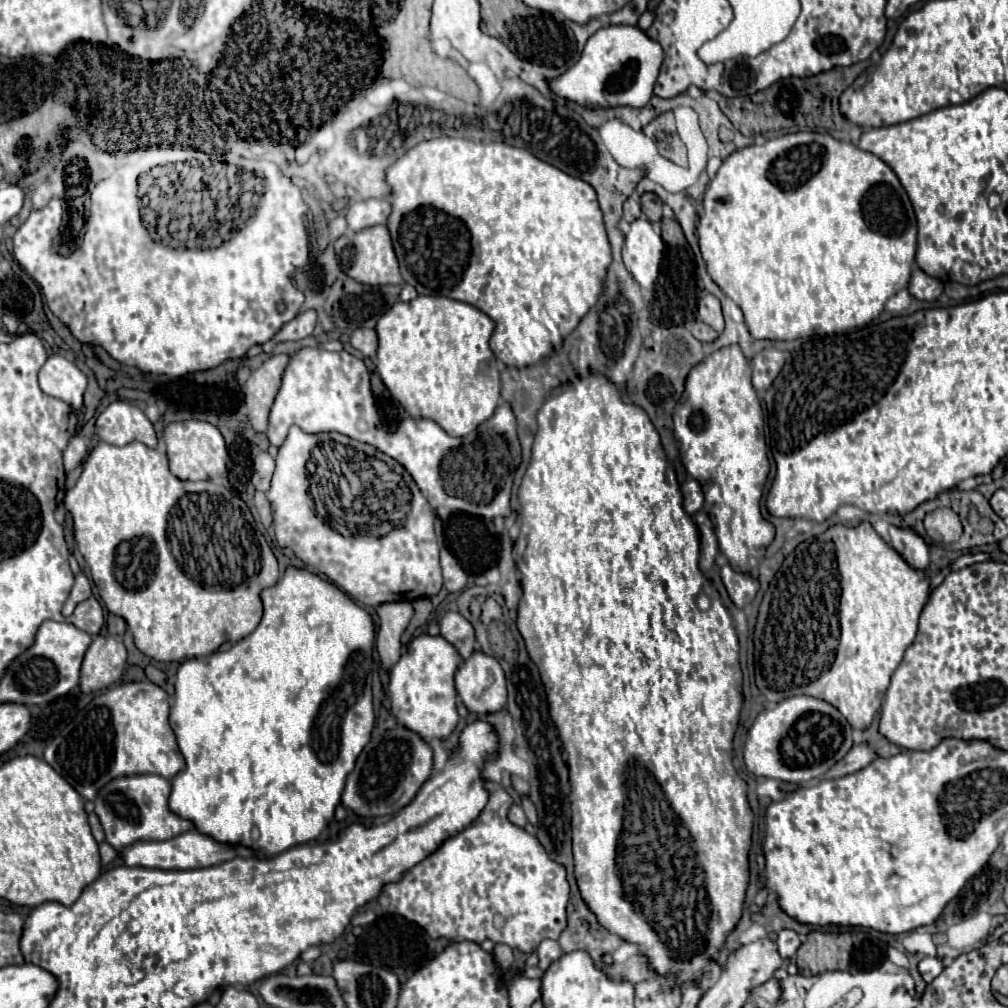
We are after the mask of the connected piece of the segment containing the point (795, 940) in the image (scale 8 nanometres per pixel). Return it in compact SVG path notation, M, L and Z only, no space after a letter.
M780 930L778 932L778 938L776 938L776 944L778 944L778 952L784 960L792 958L800 946L800 938L794 930Z

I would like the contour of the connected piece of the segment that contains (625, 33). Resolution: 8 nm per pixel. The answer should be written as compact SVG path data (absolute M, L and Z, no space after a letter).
M608 26L600 28L588 38L578 62L574 62L564 74L546 80L546 84L556 96L590 110L616 106L644 108L652 98L652 88L662 60L662 46L650 40L640 28Z

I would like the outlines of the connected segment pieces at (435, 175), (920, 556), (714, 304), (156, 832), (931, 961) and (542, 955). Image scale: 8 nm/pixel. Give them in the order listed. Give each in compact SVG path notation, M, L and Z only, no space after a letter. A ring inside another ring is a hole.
M442 136L428 142L420 142L418 146L408 150L406 156L396 160L388 168L386 182L392 188L392 214L388 216L388 230L392 234L392 242L400 262L400 272L404 282L412 284L420 294L430 296L434 292L440 296L448 296L448 298L472 304L482 312L486 312L496 322L496 336L490 338L490 348L496 354L496 358L502 360L506 366L524 368L524 366L534 366L546 360L552 354L552 350L558 350L562 346L564 338L570 332L574 332L582 316L586 316L586 312L598 302L598 296L602 294L602 284L606 280L606 272L612 260L612 252L610 252L610 242L608 242L604 220L602 220L602 210L596 200L596 192L584 180L566 176L566 172L538 160L536 156L532 156L522 148L514 148L502 142L478 144L464 138ZM486 268L490 268L490 300L486 300Z
M890 524L888 534L892 540L892 546L906 558L906 562L910 566L920 568L920 570L928 568L928 564L930 564L928 544L914 528L898 528L898 526Z
M702 296L700 302L698 302L698 316L708 326L712 326L716 332L724 330L724 318L722 318L722 310L720 310L718 298L714 298L714 296Z
M156 774L124 776L108 782L96 796L96 814L106 832L106 840L120 852L122 848L140 840L170 840L182 832L194 828L194 824L168 808L168 796L172 792L170 780Z
M922 958L918 962L918 972L922 974L924 982L932 982L942 970L944 970L944 966L942 966L942 962L938 958Z
M542 940L538 944L538 948L536 948L536 954L540 958L538 968L544 972L554 960L558 960L562 956L562 948L560 948L560 944L556 940Z

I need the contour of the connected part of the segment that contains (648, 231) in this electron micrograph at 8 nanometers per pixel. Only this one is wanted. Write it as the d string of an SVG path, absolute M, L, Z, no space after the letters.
M646 216L634 220L626 236L622 256L628 272L646 290L654 288L662 252L664 252L664 242L660 238L660 230Z

